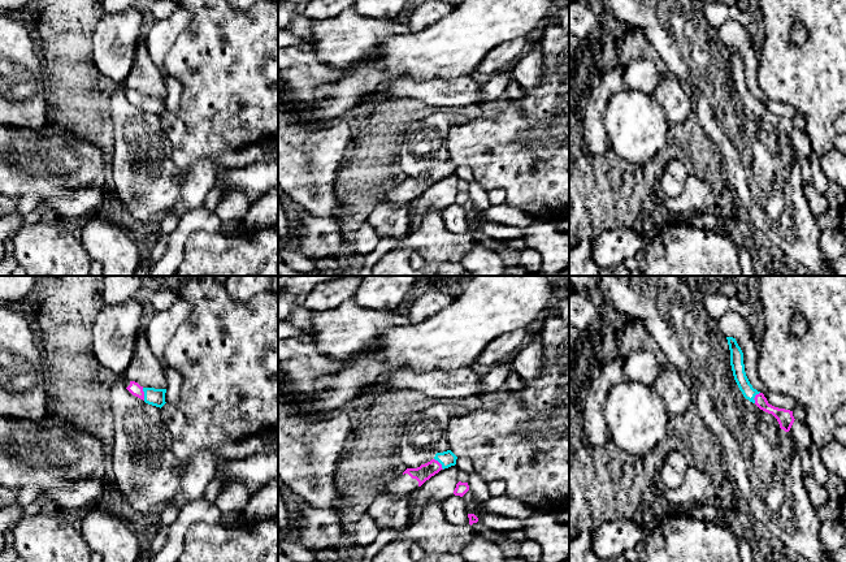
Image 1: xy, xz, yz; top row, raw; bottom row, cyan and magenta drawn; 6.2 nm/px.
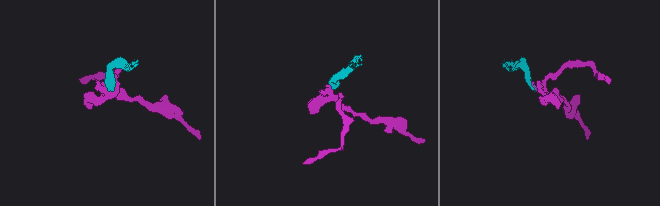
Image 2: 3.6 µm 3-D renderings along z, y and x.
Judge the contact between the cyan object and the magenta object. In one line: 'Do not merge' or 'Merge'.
Merge

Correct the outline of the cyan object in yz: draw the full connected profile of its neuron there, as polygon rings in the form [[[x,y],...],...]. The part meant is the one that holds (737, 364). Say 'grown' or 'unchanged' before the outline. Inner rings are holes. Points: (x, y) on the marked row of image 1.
grown; [[[726,337],[726,340],[730,350],[733,376],[743,397],[755,403],[760,410],[772,414],[777,419],[780,428],[789,432],[795,420],[793,411],[769,405],[764,394],[752,388],[745,372],[743,353],[741,347],[738,346],[736,338]]]

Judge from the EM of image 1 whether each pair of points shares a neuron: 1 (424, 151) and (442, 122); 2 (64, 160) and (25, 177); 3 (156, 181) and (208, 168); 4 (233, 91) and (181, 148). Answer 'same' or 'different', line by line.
1: same
2: same
3: different
4: same

